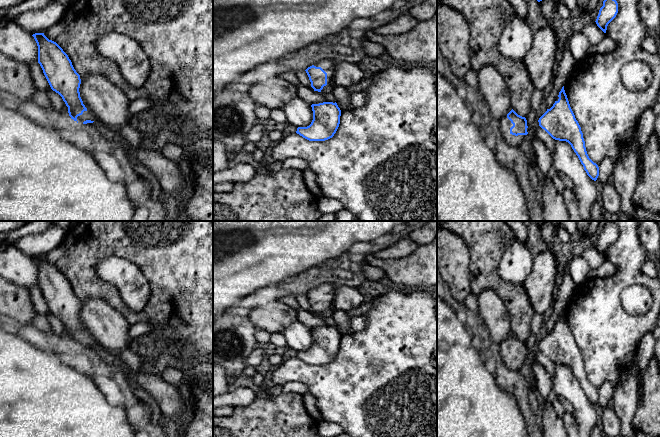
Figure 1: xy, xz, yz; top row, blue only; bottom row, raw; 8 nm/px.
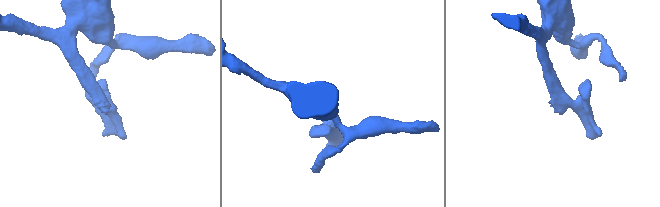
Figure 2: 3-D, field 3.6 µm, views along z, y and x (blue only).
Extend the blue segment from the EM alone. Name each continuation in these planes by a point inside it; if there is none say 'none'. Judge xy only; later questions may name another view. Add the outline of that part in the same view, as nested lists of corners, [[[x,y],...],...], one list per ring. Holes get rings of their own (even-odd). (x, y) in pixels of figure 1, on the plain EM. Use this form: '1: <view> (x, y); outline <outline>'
1: xy (171, 404); outline [[[88,334],[77,341],[79,348],[86,344],[91,344],[106,364],[113,366],[115,370],[121,369],[127,375],[132,388],[140,387],[147,391],[156,401],[163,417],[182,422],[189,416],[189,407],[177,388],[166,382],[160,374],[149,374],[142,369],[132,372],[120,360],[118,354],[104,349],[95,338]]]

